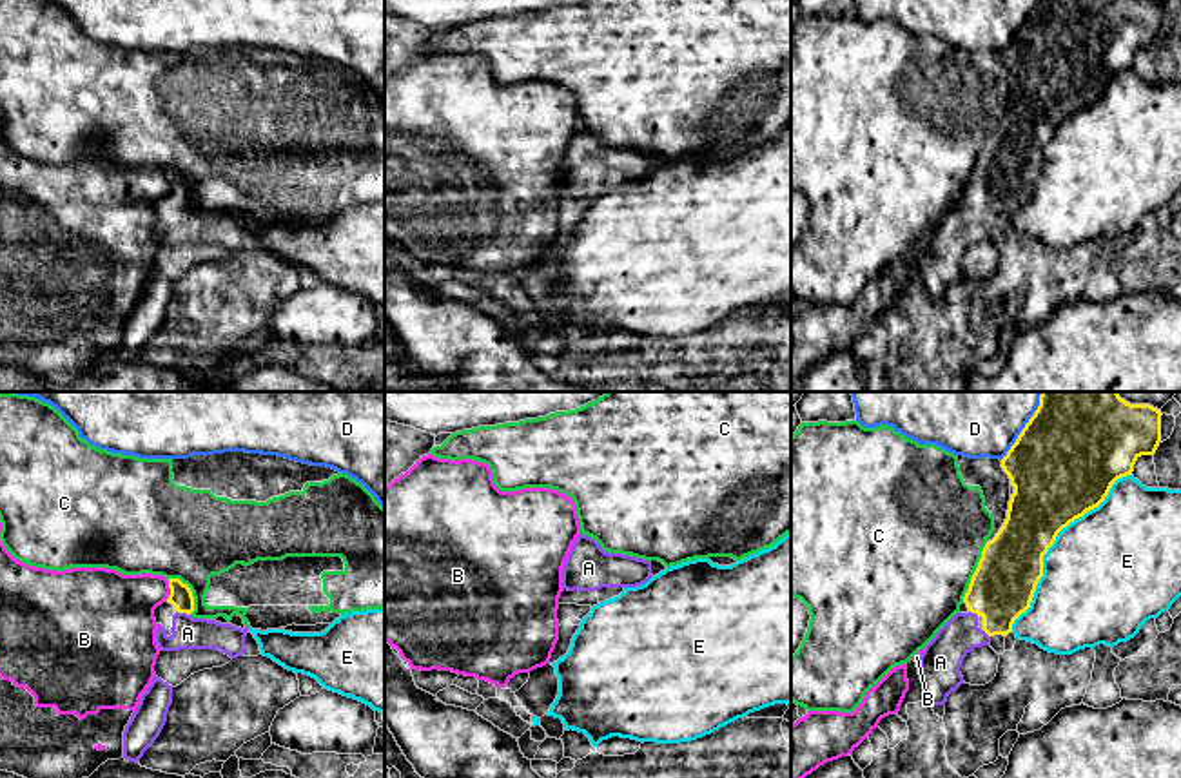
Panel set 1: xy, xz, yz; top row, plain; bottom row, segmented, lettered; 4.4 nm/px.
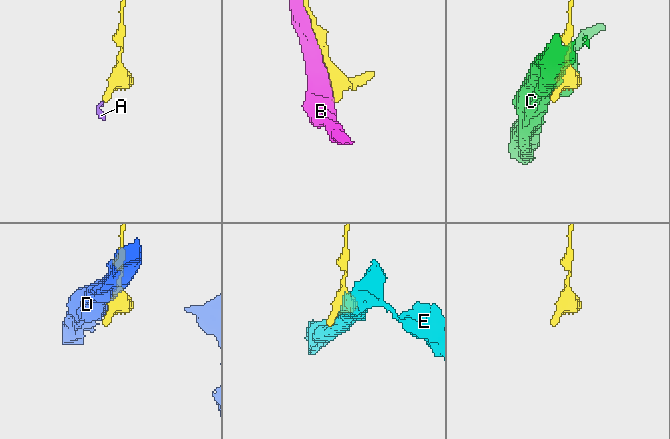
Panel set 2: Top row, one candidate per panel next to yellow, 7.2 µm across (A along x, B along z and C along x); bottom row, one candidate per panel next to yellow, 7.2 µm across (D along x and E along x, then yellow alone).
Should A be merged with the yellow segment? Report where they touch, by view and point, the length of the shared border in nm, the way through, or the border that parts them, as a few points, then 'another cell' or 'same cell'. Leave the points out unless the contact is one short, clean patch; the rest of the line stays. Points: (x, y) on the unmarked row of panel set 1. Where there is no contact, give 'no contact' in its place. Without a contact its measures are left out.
meets yellow in xy at (184, 205); contact 70 nm long; runs through xy (180, 191), (184, 205), (187, 227); same cell

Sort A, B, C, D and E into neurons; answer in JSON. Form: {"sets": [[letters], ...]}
{"sets": [["A"], ["B"], ["C"], ["D"], ["E"]]}

